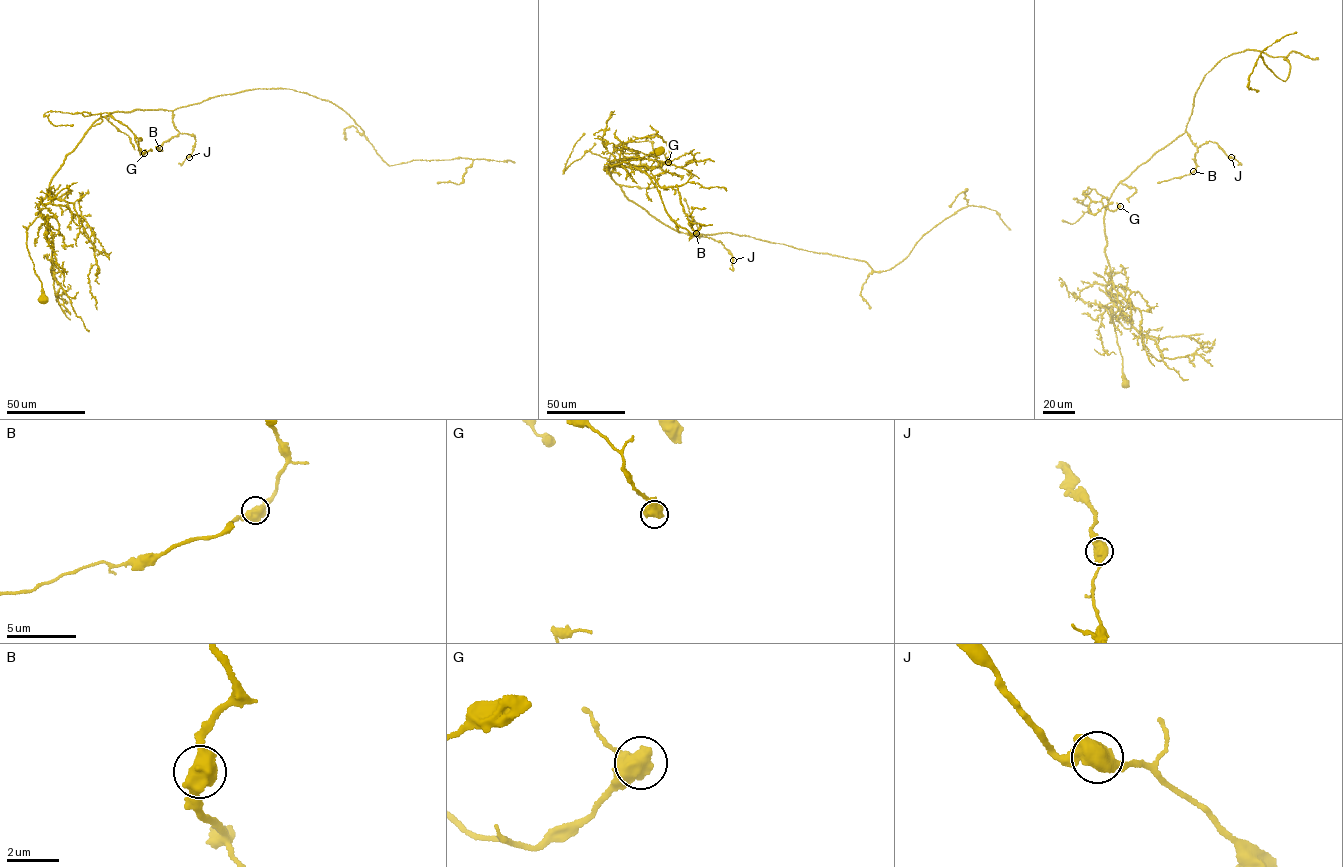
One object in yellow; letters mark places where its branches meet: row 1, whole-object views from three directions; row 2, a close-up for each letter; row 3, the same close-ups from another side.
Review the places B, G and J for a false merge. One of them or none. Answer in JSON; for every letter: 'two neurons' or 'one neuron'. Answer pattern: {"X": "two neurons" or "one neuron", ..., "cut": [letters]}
{"B": "one neuron", "G": "one neuron", "J": "one neuron", "cut": []}

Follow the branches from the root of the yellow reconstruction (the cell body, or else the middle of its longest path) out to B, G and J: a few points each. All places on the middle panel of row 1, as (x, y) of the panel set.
B: (658, 150), (604, 170), (608, 168), (629, 200), (652, 216), (675, 230), (706, 236), (697, 237), (696, 233)
G: (658, 150), (604, 170), (612, 172), (610, 155), (630, 141), (649, 141), (668, 162)
J: (658, 150), (604, 170), (608, 168), (629, 200), (675, 230), (721, 241), (733, 260)

